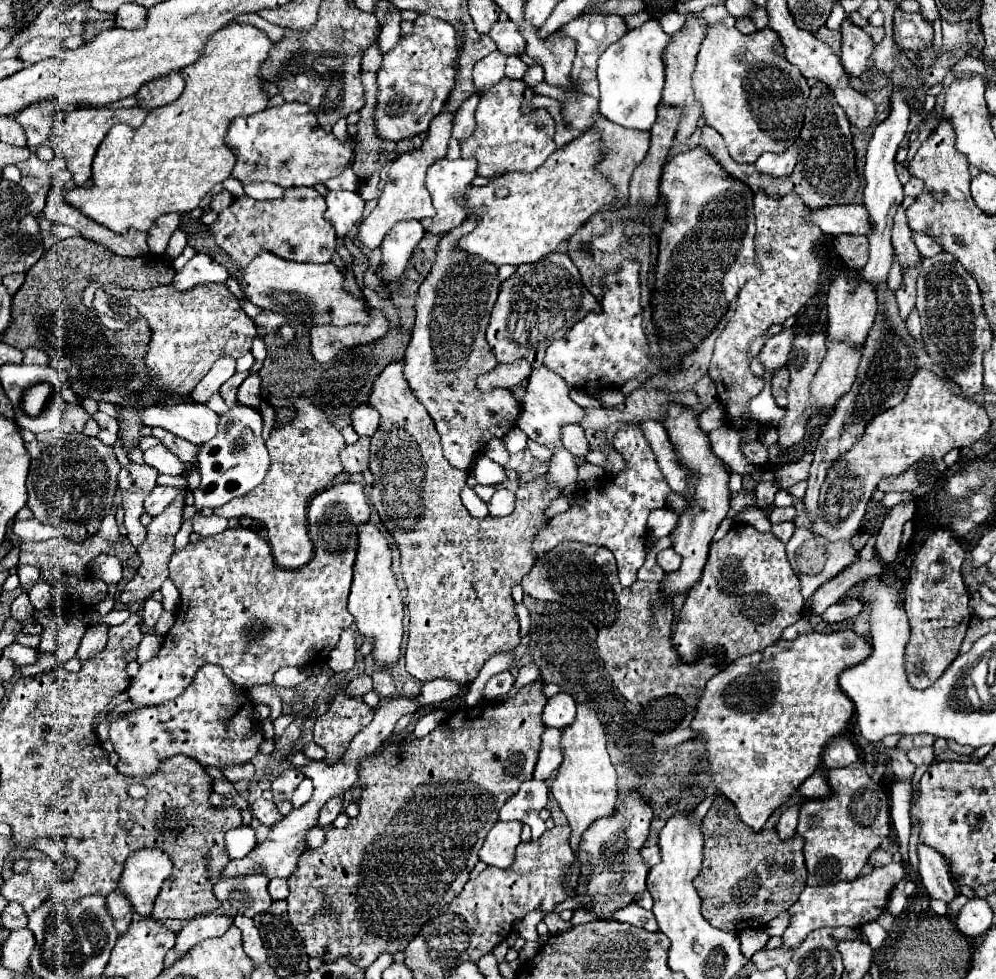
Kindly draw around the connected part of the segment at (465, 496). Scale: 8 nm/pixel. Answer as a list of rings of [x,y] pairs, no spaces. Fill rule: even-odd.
[[[467,485],[463,487],[461,499],[463,499],[463,503],[467,505],[467,509],[469,509],[471,515],[475,515],[475,517],[485,517],[485,515],[487,515],[487,509],[485,509],[483,501],[475,495],[475,491],[473,491],[471,487],[467,487]],[[477,509],[481,509],[481,511],[477,511]]]

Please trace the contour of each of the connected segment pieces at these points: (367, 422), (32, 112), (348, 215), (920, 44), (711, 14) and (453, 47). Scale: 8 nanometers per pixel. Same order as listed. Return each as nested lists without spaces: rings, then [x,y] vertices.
[[[365,403],[365,405],[359,405],[359,407],[351,413],[351,421],[355,421],[355,427],[353,427],[353,429],[355,429],[359,435],[371,437],[371,435],[375,433],[377,425],[379,425],[379,413],[377,413],[369,403]]]
[[[43,101],[33,107],[23,109],[19,115],[15,115],[15,121],[25,129],[27,147],[37,147],[51,134],[55,115],[55,101]]]
[[[329,191],[325,217],[335,225],[337,237],[345,237],[361,219],[365,201],[355,191]]]
[[[897,9],[893,25],[893,39],[905,53],[919,53],[933,43],[933,27],[921,13],[905,13]]]
[[[713,5],[713,7],[703,9],[699,19],[705,21],[705,29],[711,27],[711,23],[723,23],[725,27],[733,27],[735,25],[735,17],[727,13],[725,5]]]
[[[419,15],[413,23],[413,33],[401,35],[397,47],[383,55],[377,75],[377,107],[375,131],[379,139],[399,143],[407,137],[429,129],[429,123],[441,113],[457,75],[459,39],[457,29],[431,15]]]

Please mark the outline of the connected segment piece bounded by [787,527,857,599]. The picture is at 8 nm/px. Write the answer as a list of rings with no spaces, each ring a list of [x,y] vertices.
[[[795,527],[793,537],[787,541],[787,555],[789,555],[795,575],[801,581],[801,595],[805,599],[809,599],[823,583],[831,581],[837,573],[841,573],[847,565],[851,565],[857,559],[857,551],[851,547],[849,541],[829,543],[805,527]]]

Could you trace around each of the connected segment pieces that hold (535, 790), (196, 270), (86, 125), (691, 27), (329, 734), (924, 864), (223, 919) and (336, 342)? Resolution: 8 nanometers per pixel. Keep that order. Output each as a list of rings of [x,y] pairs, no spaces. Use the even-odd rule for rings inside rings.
[[[529,779],[519,787],[519,791],[501,807],[499,819],[501,821],[521,821],[531,827],[533,839],[545,833],[545,823],[539,819],[539,811],[547,805],[549,787],[547,781]]]
[[[195,253],[181,271],[175,271],[175,277],[173,277],[171,285],[177,291],[189,291],[195,285],[211,283],[211,281],[227,287],[227,279],[229,279],[229,271],[227,271],[225,265],[217,263],[207,253]]]
[[[91,107],[91,109],[69,111],[65,115],[65,121],[63,121],[65,133],[63,133],[63,139],[61,139],[61,151],[65,155],[67,169],[73,173],[75,185],[83,185],[91,177],[91,163],[93,163],[95,151],[113,125],[125,123],[125,125],[131,125],[133,129],[139,129],[143,125],[145,117],[147,117],[147,109],[143,109],[143,107],[127,107],[127,109],[107,109],[107,107],[101,107],[101,109],[95,107],[93,109]]]
[[[689,15],[687,17],[687,23],[685,27],[671,35],[671,43],[667,45],[667,51],[665,51],[665,89],[663,89],[663,103],[671,105],[671,107],[679,107],[681,109],[681,121],[679,121],[679,131],[675,133],[675,145],[683,145],[687,143],[687,139],[693,135],[693,131],[697,129],[697,123],[699,123],[699,117],[701,117],[701,111],[699,111],[699,103],[695,99],[695,93],[693,93],[693,85],[691,85],[691,73],[695,69],[695,59],[697,59],[697,53],[699,53],[699,45],[703,41],[703,21],[697,19],[697,15]]]
[[[345,691],[337,693],[329,711],[319,717],[313,727],[315,743],[327,751],[325,761],[335,763],[337,759],[341,759],[353,735],[357,735],[365,725],[369,725],[371,719],[373,709],[367,707],[361,697],[353,699]]]
[[[917,843],[917,853],[919,853],[919,861],[921,861],[919,877],[921,877],[921,883],[927,889],[929,897],[951,903],[953,897],[957,895],[957,891],[955,891],[955,883],[951,879],[945,859],[933,847],[927,847],[925,843]]]
[[[219,913],[199,915],[199,917],[187,921],[187,925],[175,935],[175,947],[173,949],[177,953],[177,959],[187,955],[187,951],[191,947],[195,947],[195,943],[223,935],[223,931],[227,931],[231,927],[231,923],[233,921],[227,915],[219,915]]]
[[[367,301],[367,313],[371,315],[367,325],[347,325],[347,327],[335,327],[335,325],[313,325],[311,327],[311,353],[317,361],[325,363],[331,361],[337,351],[345,347],[355,347],[363,343],[371,343],[379,337],[383,337],[389,329],[389,319],[379,309],[371,307]]]

